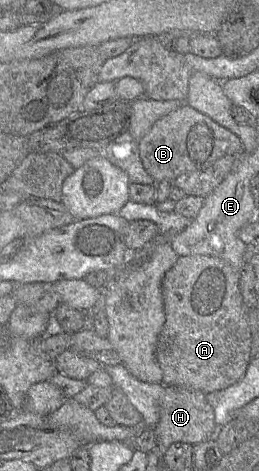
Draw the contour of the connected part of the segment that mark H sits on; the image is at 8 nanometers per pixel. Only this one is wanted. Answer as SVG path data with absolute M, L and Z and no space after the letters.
M169 385L159 402L159 419L154 425L153 432L156 444L164 454L173 442L184 442L196 445L210 439L215 428L215 415L206 399L206 393L182 386Z

